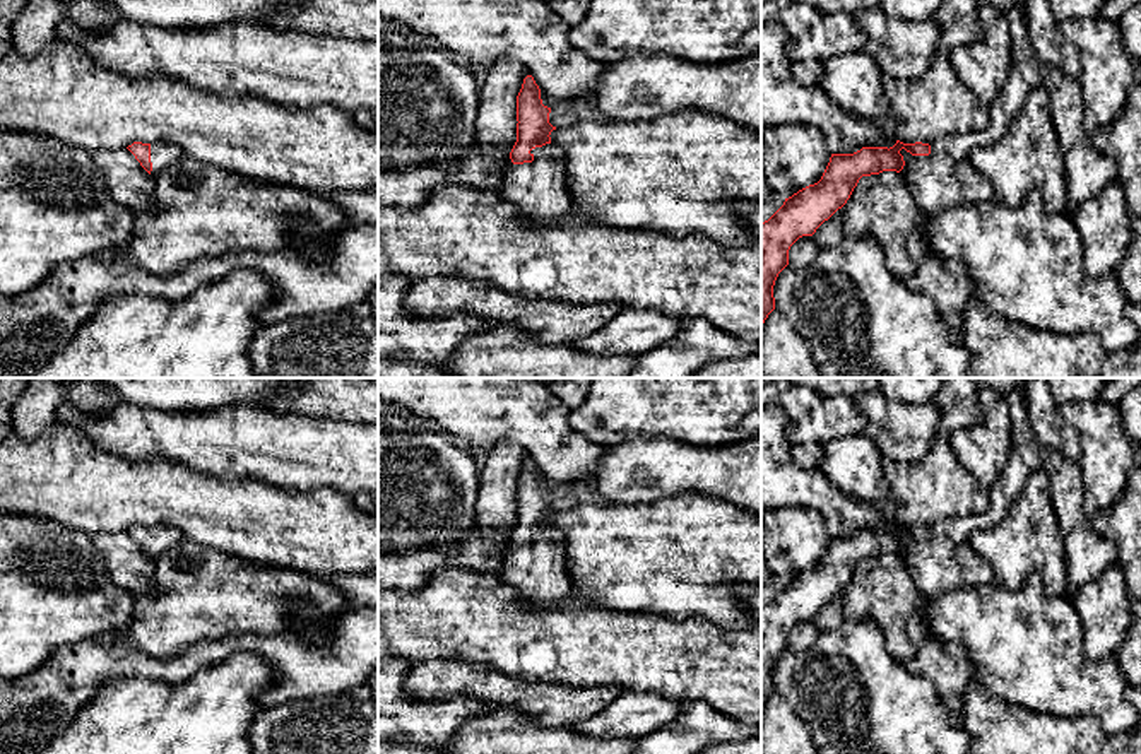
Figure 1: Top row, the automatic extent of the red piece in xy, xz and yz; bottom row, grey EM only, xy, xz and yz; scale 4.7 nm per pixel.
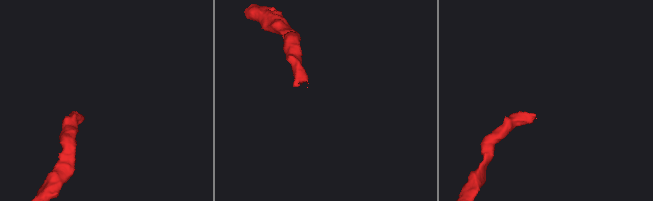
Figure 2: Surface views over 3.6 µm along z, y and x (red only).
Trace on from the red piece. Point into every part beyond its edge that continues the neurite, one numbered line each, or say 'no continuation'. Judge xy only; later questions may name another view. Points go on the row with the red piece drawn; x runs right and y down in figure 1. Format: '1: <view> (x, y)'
1: xy (163, 154)

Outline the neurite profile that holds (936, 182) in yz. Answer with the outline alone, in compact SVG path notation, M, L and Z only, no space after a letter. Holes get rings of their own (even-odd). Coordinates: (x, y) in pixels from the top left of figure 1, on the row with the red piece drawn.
M900 150L905 166L900 171L922 214L937 214L977 202L999 202L989 180L970 159L953 159L944 154L912 156Z

